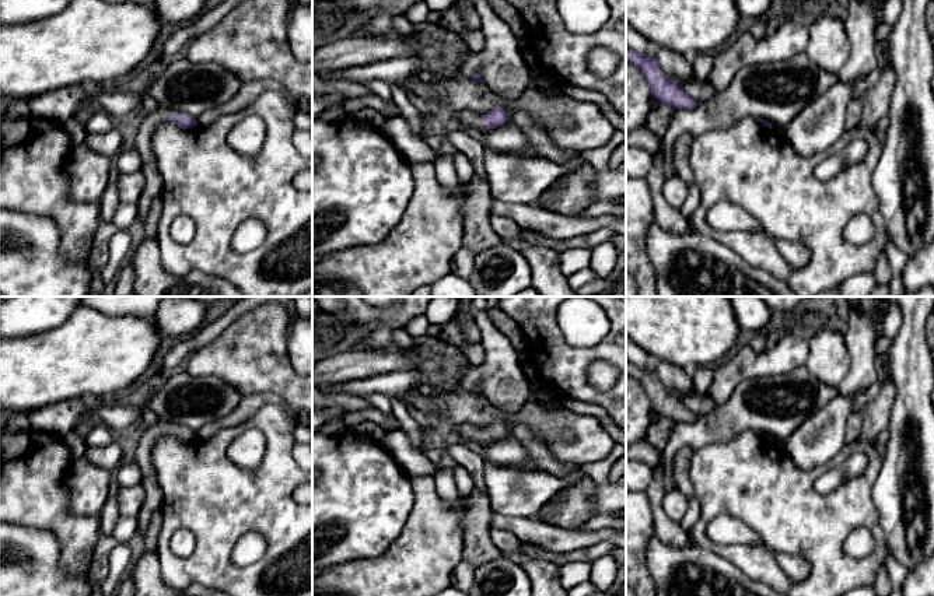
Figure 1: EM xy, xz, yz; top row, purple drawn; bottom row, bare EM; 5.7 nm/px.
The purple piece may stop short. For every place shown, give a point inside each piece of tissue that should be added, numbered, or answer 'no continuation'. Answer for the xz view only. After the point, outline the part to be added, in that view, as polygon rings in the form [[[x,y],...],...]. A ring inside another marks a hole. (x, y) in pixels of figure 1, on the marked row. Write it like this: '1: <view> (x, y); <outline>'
1: xz (471, 119); [[[462,111],[456,113],[458,123],[462,123],[468,127],[478,129],[482,134],[487,132],[486,125],[482,119],[482,115],[469,112],[469,111]]]

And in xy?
1: xy (153, 179); [[[161,106],[150,113],[146,113],[134,139],[134,150],[141,158],[141,172],[144,175],[144,189],[137,200],[137,217],[146,222],[146,217],[150,211],[151,201],[161,196],[164,189],[164,176],[161,175],[154,155],[151,140],[154,132],[162,125],[169,122],[171,115],[179,115],[183,112],[175,111],[168,106]]]

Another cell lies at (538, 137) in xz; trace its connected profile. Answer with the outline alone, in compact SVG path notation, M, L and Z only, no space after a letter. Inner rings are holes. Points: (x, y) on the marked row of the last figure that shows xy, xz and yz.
M515 111L513 120L527 136L528 143L541 154L541 157L564 165L569 159L581 155L574 150L564 150L553 143L548 130L539 126L527 111Z

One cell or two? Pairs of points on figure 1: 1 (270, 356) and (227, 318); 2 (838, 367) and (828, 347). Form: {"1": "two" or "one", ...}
{"1": "two", "2": "one"}

